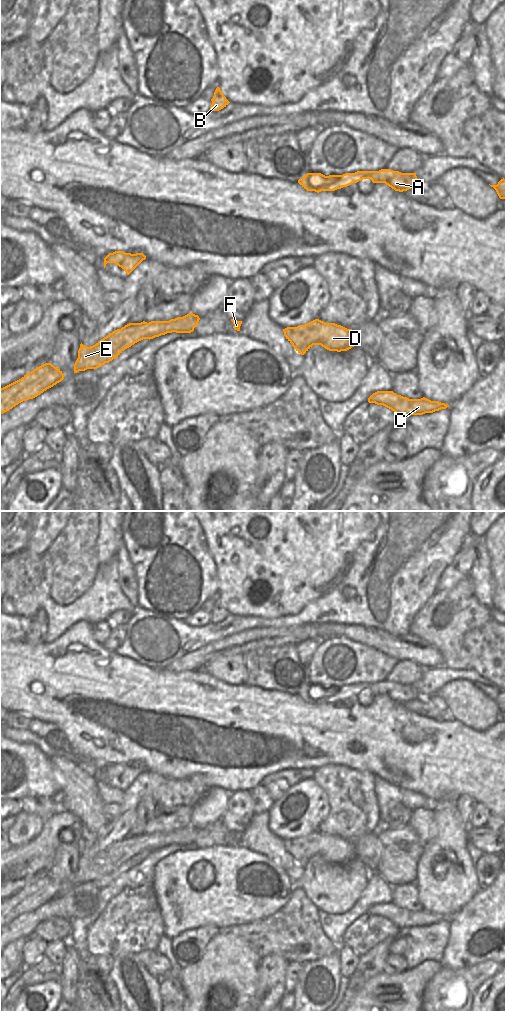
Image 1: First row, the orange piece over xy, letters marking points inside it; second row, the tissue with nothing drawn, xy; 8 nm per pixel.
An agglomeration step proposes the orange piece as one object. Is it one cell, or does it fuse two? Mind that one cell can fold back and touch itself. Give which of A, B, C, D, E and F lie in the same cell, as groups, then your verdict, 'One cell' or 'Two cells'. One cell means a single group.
Groups: A C D E F / B. Two cells.

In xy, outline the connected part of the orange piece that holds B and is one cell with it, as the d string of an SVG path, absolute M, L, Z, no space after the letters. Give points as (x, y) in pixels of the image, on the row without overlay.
M219 599L216 600L214 608L211 611L212 616L210 618L210 623L219 623L226 619L230 614L226 611Z

